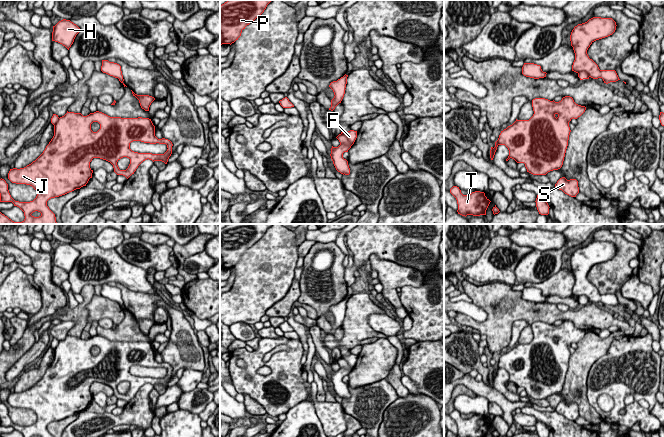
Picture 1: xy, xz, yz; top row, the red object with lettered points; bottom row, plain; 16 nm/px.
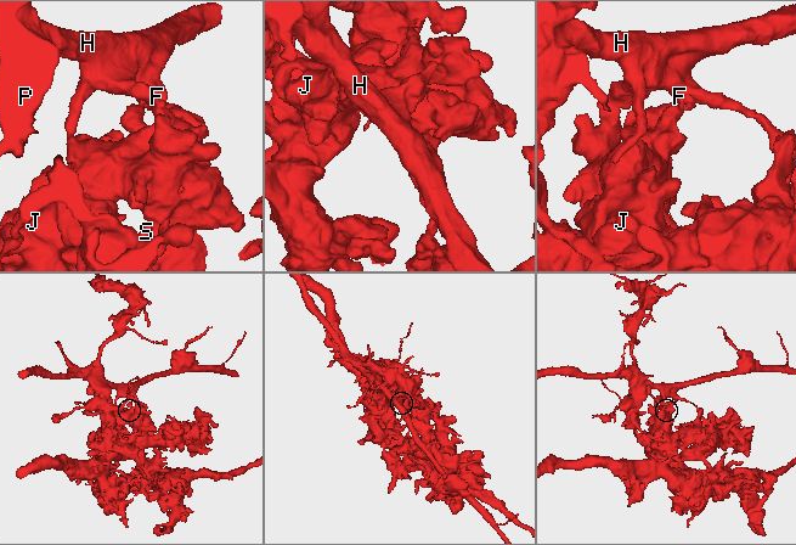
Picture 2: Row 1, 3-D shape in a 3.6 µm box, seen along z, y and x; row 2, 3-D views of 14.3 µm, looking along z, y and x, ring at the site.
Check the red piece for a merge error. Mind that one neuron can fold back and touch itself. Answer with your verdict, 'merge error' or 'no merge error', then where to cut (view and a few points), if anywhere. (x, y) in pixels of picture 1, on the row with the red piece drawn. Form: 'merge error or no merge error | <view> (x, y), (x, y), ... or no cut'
merge error | xz (334, 82), (342, 89), (340, 96), (336, 99)

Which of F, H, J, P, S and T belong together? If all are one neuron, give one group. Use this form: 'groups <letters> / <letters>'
groups F J S / H P T

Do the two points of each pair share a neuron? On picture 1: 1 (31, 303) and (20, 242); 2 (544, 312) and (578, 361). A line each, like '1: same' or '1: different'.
1: different
2: different

